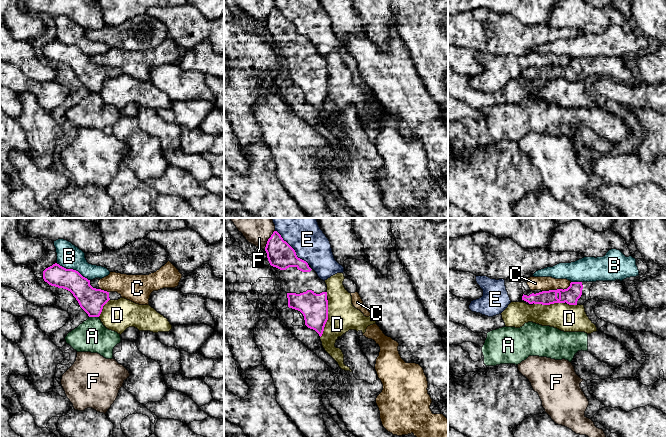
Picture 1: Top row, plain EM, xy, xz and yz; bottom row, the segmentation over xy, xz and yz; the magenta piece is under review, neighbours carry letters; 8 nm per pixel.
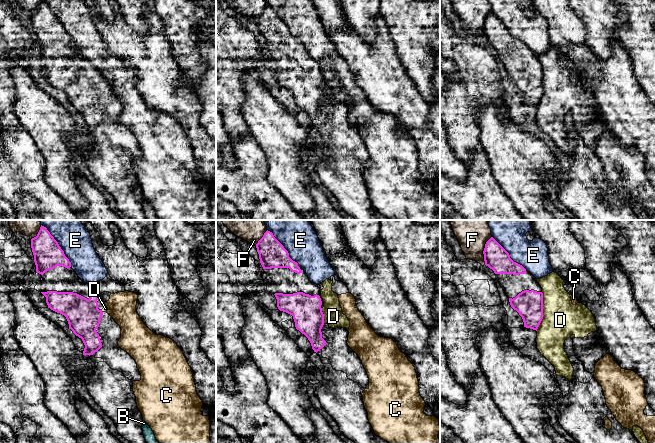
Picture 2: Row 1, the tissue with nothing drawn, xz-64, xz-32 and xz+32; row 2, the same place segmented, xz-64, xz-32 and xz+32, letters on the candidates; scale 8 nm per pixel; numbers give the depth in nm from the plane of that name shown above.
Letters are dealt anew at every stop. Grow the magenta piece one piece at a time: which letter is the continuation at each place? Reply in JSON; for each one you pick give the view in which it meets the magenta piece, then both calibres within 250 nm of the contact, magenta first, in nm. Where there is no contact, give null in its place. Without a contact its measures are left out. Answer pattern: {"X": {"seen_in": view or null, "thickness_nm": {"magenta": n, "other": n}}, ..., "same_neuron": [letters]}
{"same_neuron": []}

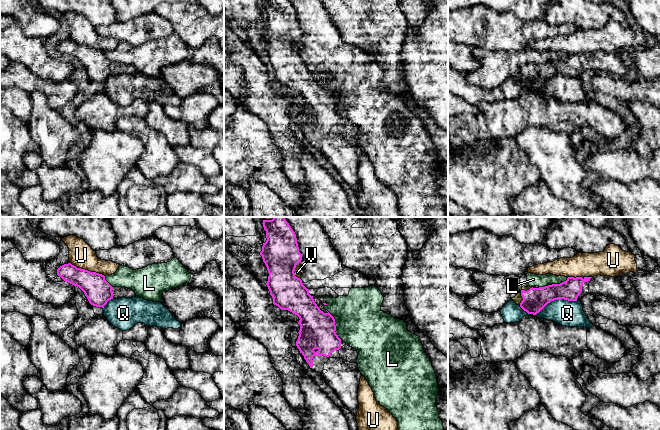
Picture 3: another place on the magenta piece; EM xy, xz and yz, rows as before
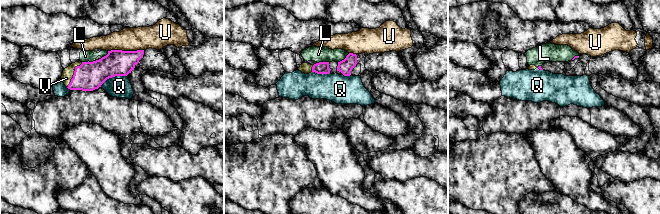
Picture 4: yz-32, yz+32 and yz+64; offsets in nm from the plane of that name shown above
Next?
{"V": {"seen_in": "xz", "thickness_nm": {"magenta": 300, "other": 50}}, "same_neuron": ["V"]}

